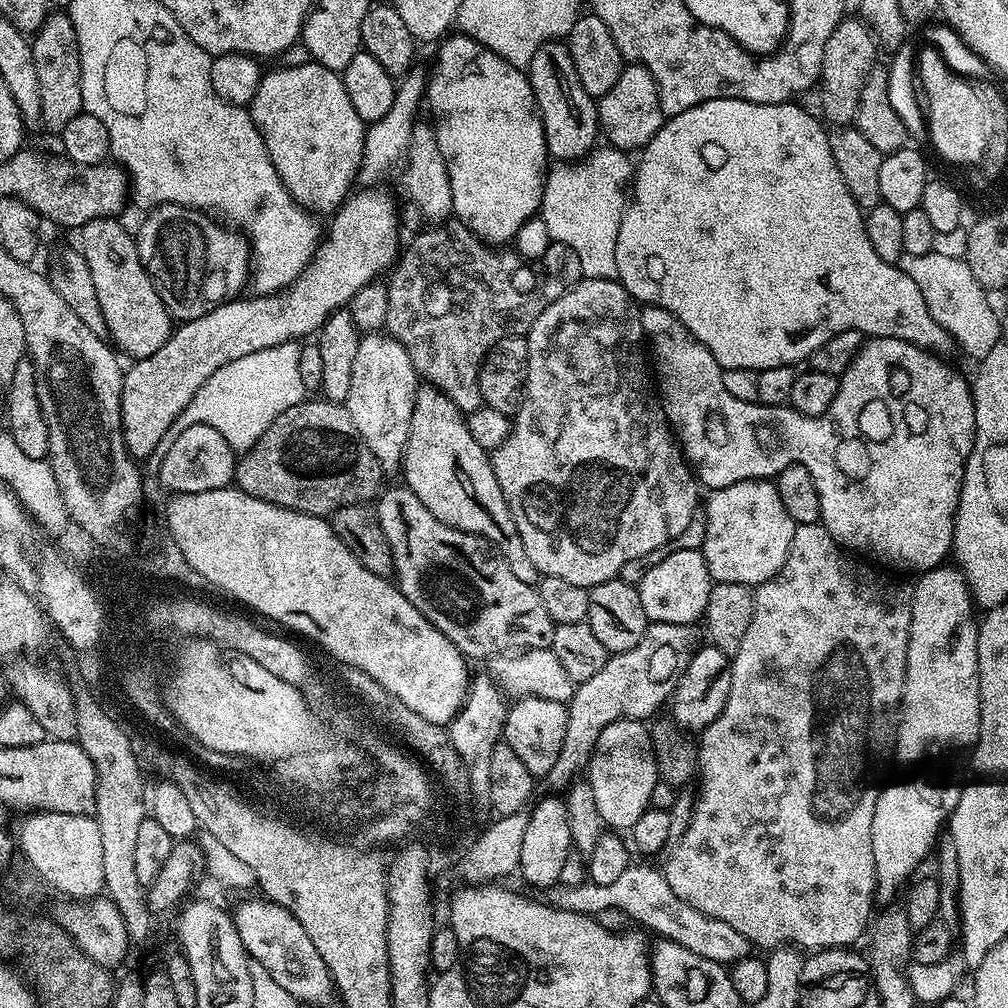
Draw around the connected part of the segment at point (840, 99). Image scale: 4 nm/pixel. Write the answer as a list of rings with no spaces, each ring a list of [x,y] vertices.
[[[859,18],[841,20],[834,34],[830,34],[826,50],[822,54],[818,81],[820,112],[829,125],[848,126],[855,121],[858,114],[858,98],[862,98],[864,79],[866,74],[870,74],[877,59],[876,52],[878,53],[876,37],[872,29]]]

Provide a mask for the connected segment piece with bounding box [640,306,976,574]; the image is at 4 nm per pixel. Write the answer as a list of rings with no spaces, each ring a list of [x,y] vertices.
[[[651,306],[641,307],[640,321],[644,327],[651,359],[654,361],[654,376],[658,381],[658,395],[663,403],[664,413],[668,415],[672,431],[678,437],[684,459],[688,461],[693,473],[698,477],[699,483],[703,487],[705,484],[705,489],[734,486],[734,482],[743,480],[763,480],[766,474],[779,474],[786,466],[801,464],[806,466],[806,470],[810,470],[810,474],[814,478],[814,486],[818,486],[820,519],[824,528],[836,539],[841,548],[851,550],[853,553],[869,552],[877,560],[877,562],[875,561],[877,565],[889,564],[890,567],[897,568],[900,572],[916,572],[915,574],[923,574],[941,567],[947,561],[944,559],[949,559],[952,551],[952,535],[956,525],[956,511],[964,481],[964,468],[968,465],[968,459],[976,441],[976,423],[974,422],[974,402],[969,381],[963,380],[948,365],[947,359],[931,352],[925,352],[923,348],[914,346],[910,342],[902,342],[893,336],[878,336],[869,339],[861,346],[854,362],[850,362],[850,366],[840,375],[838,398],[834,398],[834,402],[830,402],[830,410],[826,410],[826,414],[811,418],[791,418],[792,420],[764,420],[765,405],[738,402],[738,398],[732,397],[726,391],[726,385],[722,383],[724,369],[716,361],[714,354],[710,354],[710,350],[706,350],[706,346],[702,346],[702,342],[698,342],[694,338],[694,334],[690,334],[690,330],[686,330],[684,323],[674,314],[670,314],[670,310]]]

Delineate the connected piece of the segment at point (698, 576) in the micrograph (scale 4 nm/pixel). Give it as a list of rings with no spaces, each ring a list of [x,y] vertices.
[[[701,549],[669,550],[662,562],[646,570],[638,586],[642,610],[646,610],[646,618],[653,624],[696,624],[704,615],[713,583]]]

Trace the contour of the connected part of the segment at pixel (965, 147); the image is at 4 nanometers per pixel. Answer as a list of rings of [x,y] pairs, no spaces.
[[[924,46],[918,52],[918,84],[928,91],[928,104],[926,100],[927,131],[930,133],[930,141],[952,164],[973,164],[979,165],[980,159],[984,156],[988,133],[990,131],[990,120],[987,120],[985,106],[975,87],[963,76],[960,76],[947,65],[947,62],[940,56],[937,48]]]

